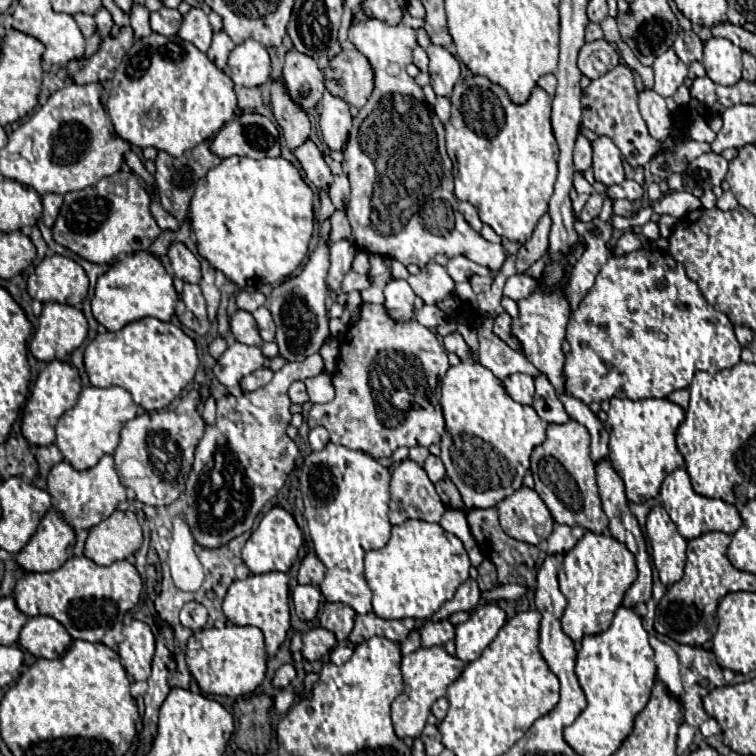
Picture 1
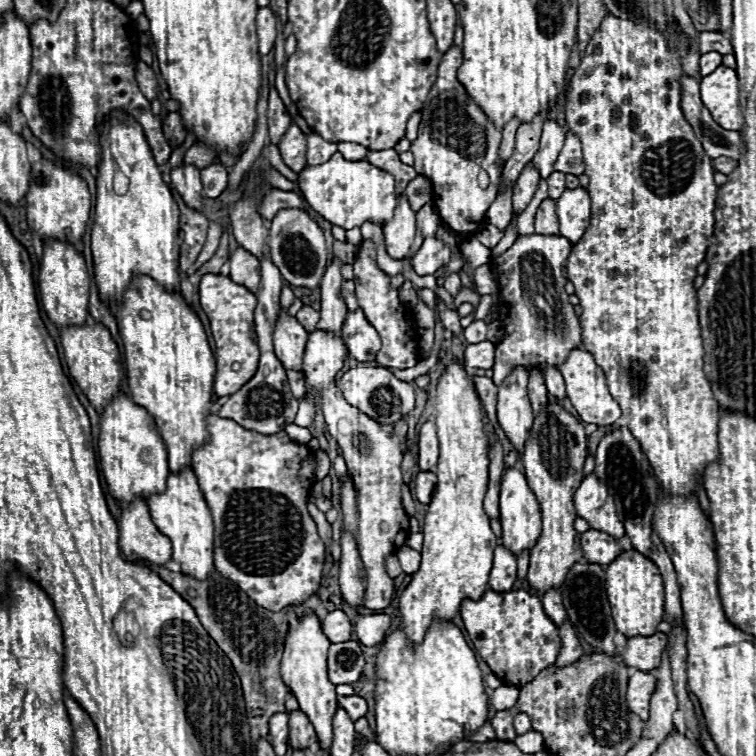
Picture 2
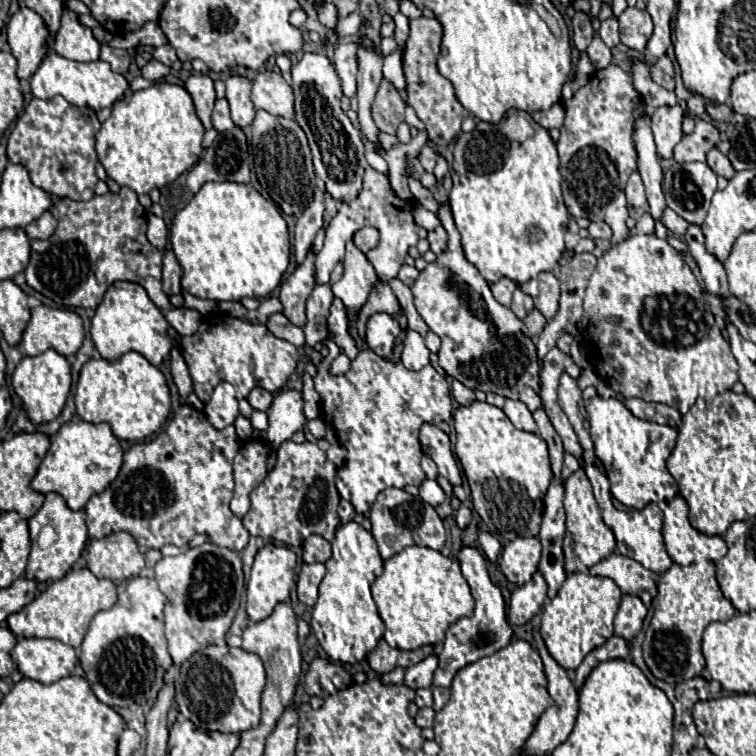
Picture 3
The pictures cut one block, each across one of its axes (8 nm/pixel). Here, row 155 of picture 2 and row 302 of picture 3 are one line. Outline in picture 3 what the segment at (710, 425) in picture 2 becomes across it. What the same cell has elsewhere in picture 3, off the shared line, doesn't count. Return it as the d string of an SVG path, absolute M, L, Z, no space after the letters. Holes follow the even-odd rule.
M654 234L630 236L598 258L586 288L580 334L600 378L624 398L668 404L680 414L686 414L700 396L700 378L714 378L716 392L730 390L738 380L736 358L730 352L730 344L716 328L714 314L706 306L698 280L684 264L682 256Z

